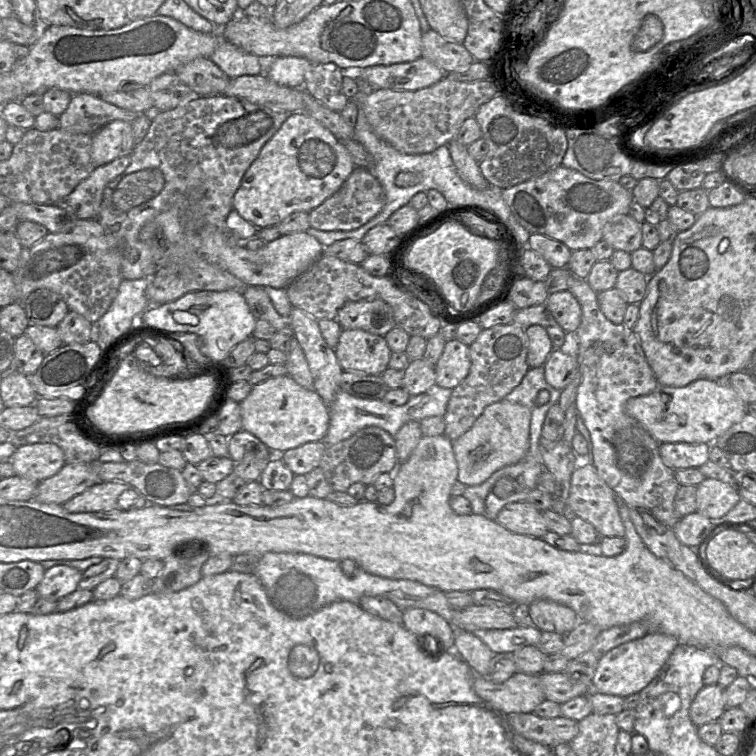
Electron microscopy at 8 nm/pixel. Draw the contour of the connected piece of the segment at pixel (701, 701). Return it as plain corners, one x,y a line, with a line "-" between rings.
717,684
704,685
696,694
690,705
691,721
701,726
711,721
718,721
726,710
724,703
724,689

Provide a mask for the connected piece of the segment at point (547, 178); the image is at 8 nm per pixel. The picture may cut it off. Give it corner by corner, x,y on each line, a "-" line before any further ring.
563,165
502,190
502,197
530,234
558,240
571,251
591,249
603,238
606,223
616,215
628,214
633,201
632,191
618,181
594,180

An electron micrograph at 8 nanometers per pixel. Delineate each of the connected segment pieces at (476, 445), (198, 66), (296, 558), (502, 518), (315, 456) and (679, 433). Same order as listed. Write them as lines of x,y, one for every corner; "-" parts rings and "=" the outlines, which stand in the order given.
503,399
486,407
473,426
452,442
458,465
457,479
466,486
477,486
486,481
497,470
522,460
529,450
530,422
531,411
521,404
=
197,58
175,74
198,98
224,95
230,83
230,78
208,58
=
267,552
261,556
254,575
260,580
273,607
290,619
304,619
337,601
349,601
358,604
363,596
381,596
391,600
401,610
422,608
433,611
456,628
453,623
455,609
450,606
444,591
413,580
376,576
362,569
360,569
360,572
356,576
346,577
342,571
340,561
337,560
304,553
=
525,501
505,505
495,521
515,534
542,538
548,532
543,512
=
324,441
307,442
282,454
274,455
280,456
293,474
306,475
314,468
319,467
327,446
=
698,379
684,387
659,385
658,388
643,396
630,398
625,404
625,412
634,418
659,444
662,443
714,443
734,424
741,421
747,413
746,404
730,387
707,379

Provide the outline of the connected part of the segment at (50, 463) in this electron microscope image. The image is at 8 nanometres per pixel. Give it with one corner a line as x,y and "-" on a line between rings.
53,443
17,447
9,460
17,476
36,482
52,477
66,464
63,450

